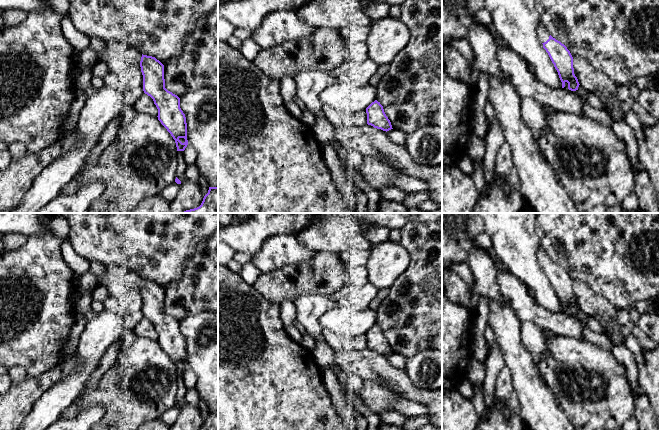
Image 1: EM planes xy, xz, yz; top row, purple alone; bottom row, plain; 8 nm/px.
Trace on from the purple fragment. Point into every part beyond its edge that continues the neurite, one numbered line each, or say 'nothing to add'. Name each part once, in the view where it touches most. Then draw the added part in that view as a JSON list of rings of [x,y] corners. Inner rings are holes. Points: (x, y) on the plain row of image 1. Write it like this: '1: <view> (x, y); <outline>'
1: yz (543, 258); [[[540,245],[539,251],[538,251],[538,262],[539,264],[544,267],[549,263],[550,257],[546,253],[546,251],[543,249],[543,247]]]

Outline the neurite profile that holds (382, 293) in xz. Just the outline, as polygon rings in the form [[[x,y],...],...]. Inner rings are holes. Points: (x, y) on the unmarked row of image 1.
[[[389,288],[379,289],[375,298],[371,302],[369,309],[376,311],[381,302],[388,296],[388,294],[389,294]]]

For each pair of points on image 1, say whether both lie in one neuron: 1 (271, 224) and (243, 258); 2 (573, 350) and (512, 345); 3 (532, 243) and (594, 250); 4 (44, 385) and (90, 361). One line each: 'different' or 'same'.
1: different
2: different
3: different
4: different

